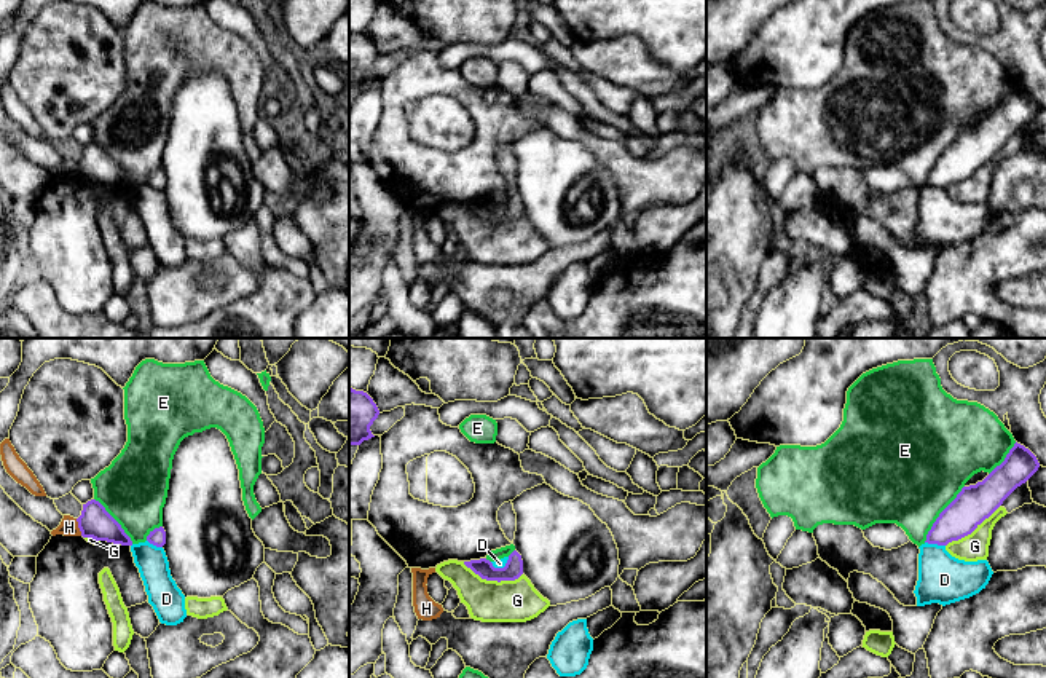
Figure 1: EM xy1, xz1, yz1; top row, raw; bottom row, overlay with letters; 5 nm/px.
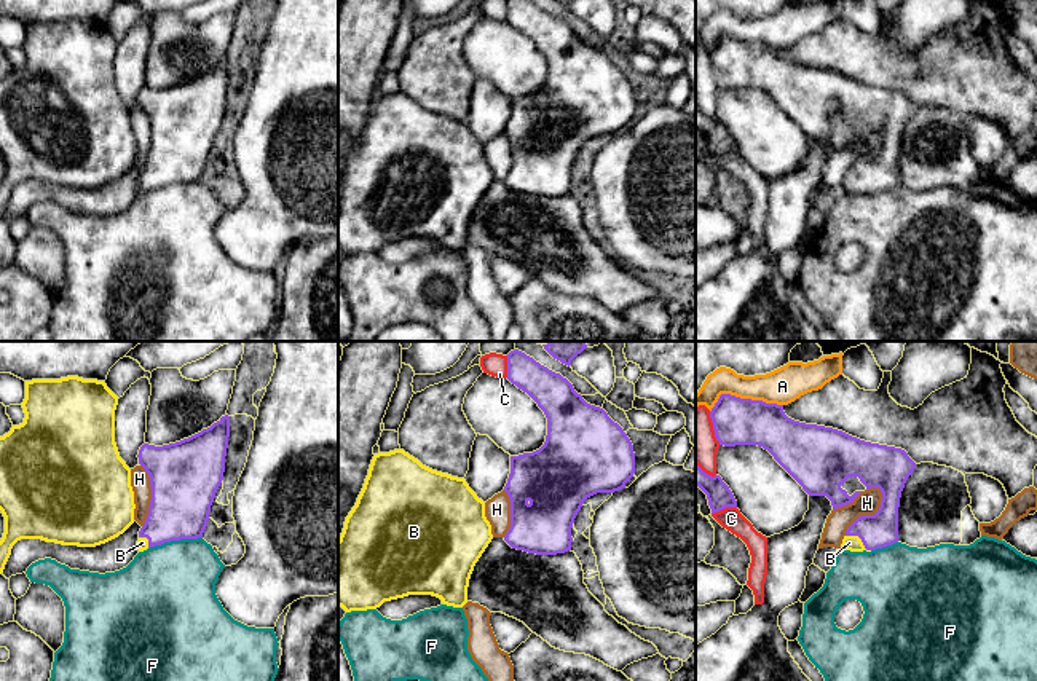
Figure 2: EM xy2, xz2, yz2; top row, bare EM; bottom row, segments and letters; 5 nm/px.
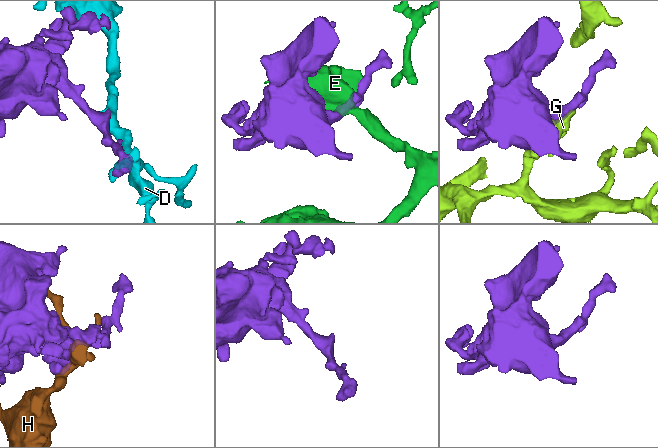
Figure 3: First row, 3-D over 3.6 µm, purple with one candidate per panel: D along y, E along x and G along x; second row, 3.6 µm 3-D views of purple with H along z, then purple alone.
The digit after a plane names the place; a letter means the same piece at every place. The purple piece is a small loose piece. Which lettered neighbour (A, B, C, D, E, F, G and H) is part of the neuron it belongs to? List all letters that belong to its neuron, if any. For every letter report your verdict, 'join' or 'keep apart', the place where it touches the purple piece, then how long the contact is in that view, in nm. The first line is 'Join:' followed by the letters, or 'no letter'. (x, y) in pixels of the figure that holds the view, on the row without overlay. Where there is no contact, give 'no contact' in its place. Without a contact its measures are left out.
Join: B
A: keep apart | yz2 (742, 42) | 380 nm
B: join | yz2 (860, 181) | 150 nm
C: keep apart | yz2 (723, 150) | 130 nm
D: keep apart | yz1 (935, 185) | 110 nm
E: keep apart | yz1 (939, 157) | 360 nm
F: keep apart | xy2 (174, 182) | 280 nm
G: keep apart | xz1 (493, 222) | 320 nm
H: keep apart | yz2 (870, 158) | 300 nm

